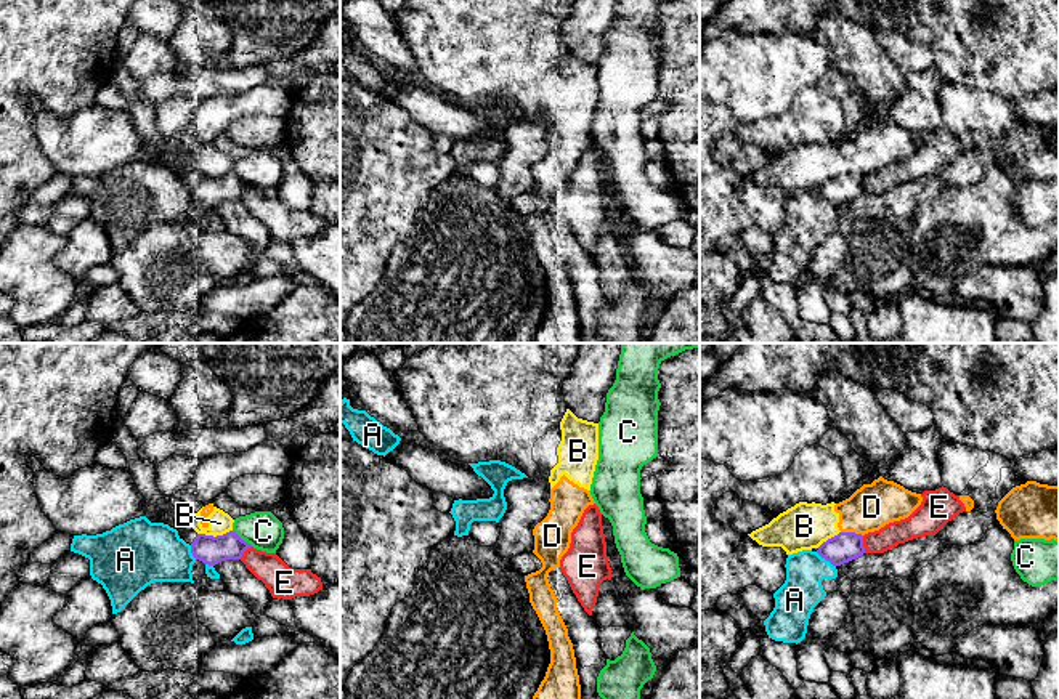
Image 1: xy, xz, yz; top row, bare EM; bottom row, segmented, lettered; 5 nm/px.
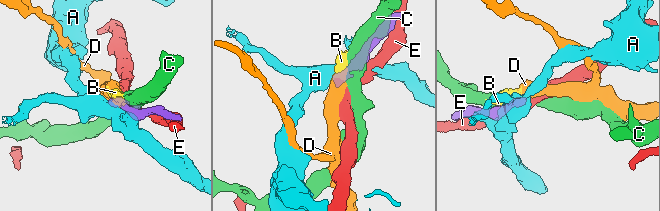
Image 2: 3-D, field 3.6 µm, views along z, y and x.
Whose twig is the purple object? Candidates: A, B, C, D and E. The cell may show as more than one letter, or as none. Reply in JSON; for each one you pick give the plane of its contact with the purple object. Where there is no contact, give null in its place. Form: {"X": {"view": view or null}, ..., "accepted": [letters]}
{"accepted": []}

